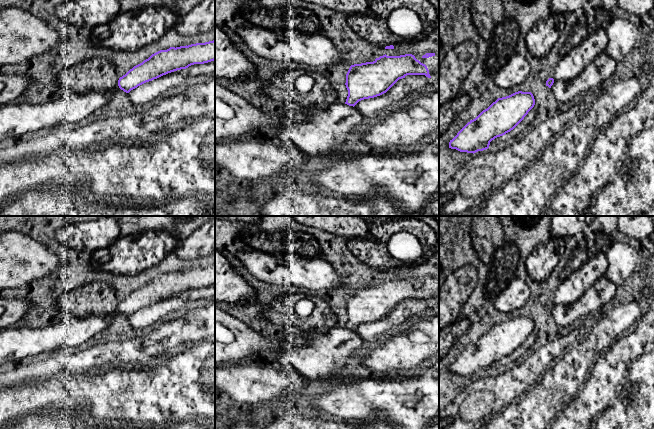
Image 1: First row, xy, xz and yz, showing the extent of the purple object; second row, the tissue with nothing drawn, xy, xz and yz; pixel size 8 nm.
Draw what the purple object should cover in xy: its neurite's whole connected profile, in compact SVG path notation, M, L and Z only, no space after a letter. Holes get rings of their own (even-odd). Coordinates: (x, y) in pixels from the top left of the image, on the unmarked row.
M215 264L180 271L170 271L152 278L119 302L118 310L129 317L138 310L194 288L215 284Z

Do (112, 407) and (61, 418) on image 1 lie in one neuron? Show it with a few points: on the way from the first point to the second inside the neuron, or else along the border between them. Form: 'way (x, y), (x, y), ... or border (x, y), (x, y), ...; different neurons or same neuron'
border (81, 408), (69, 406), (57, 412); different neurons

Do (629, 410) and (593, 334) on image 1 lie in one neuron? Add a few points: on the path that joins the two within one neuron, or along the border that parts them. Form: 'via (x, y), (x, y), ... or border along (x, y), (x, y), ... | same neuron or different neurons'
border along (605, 350), (592, 364) | different neurons

